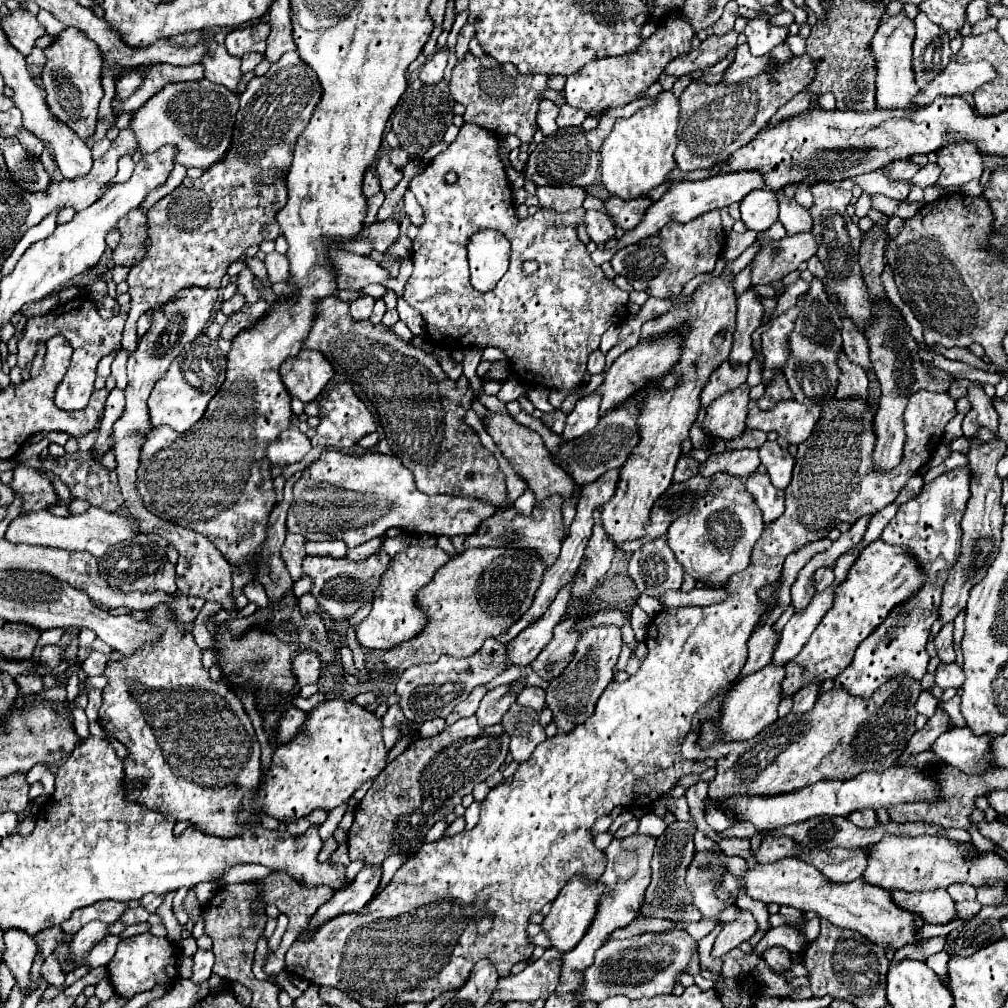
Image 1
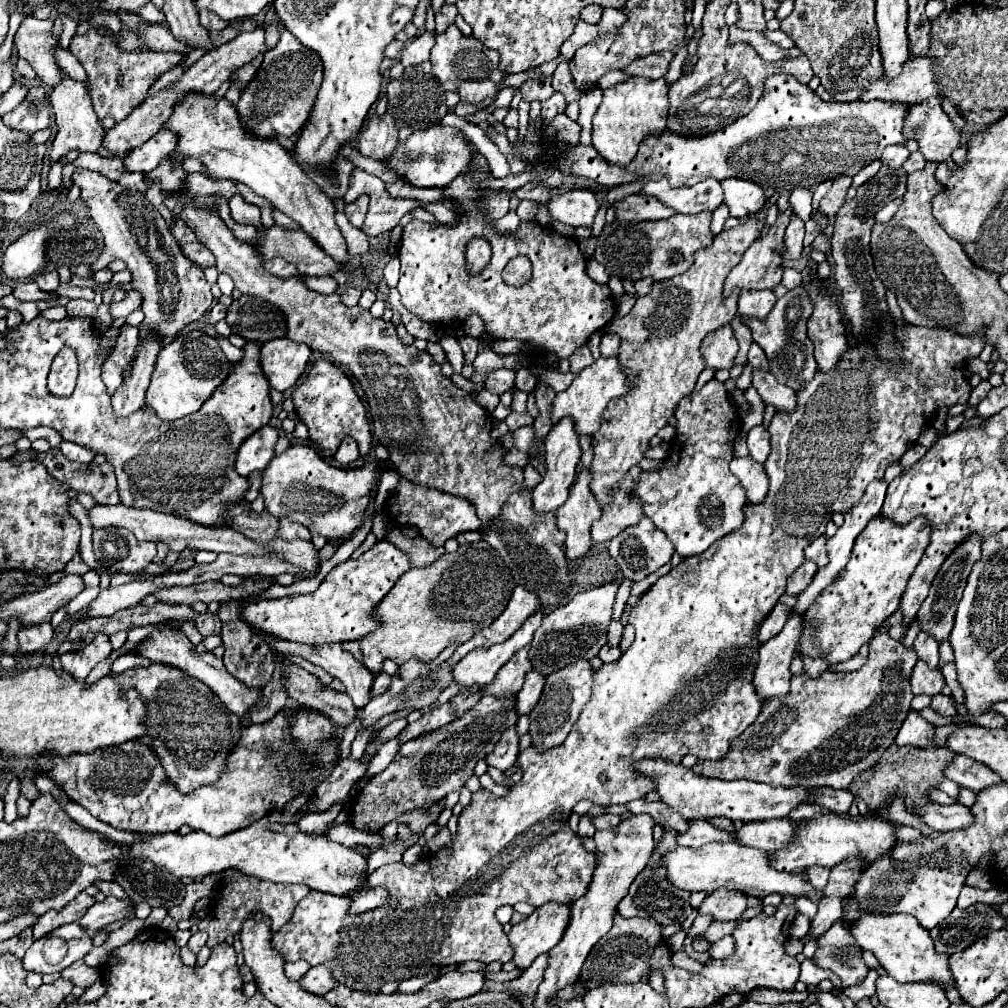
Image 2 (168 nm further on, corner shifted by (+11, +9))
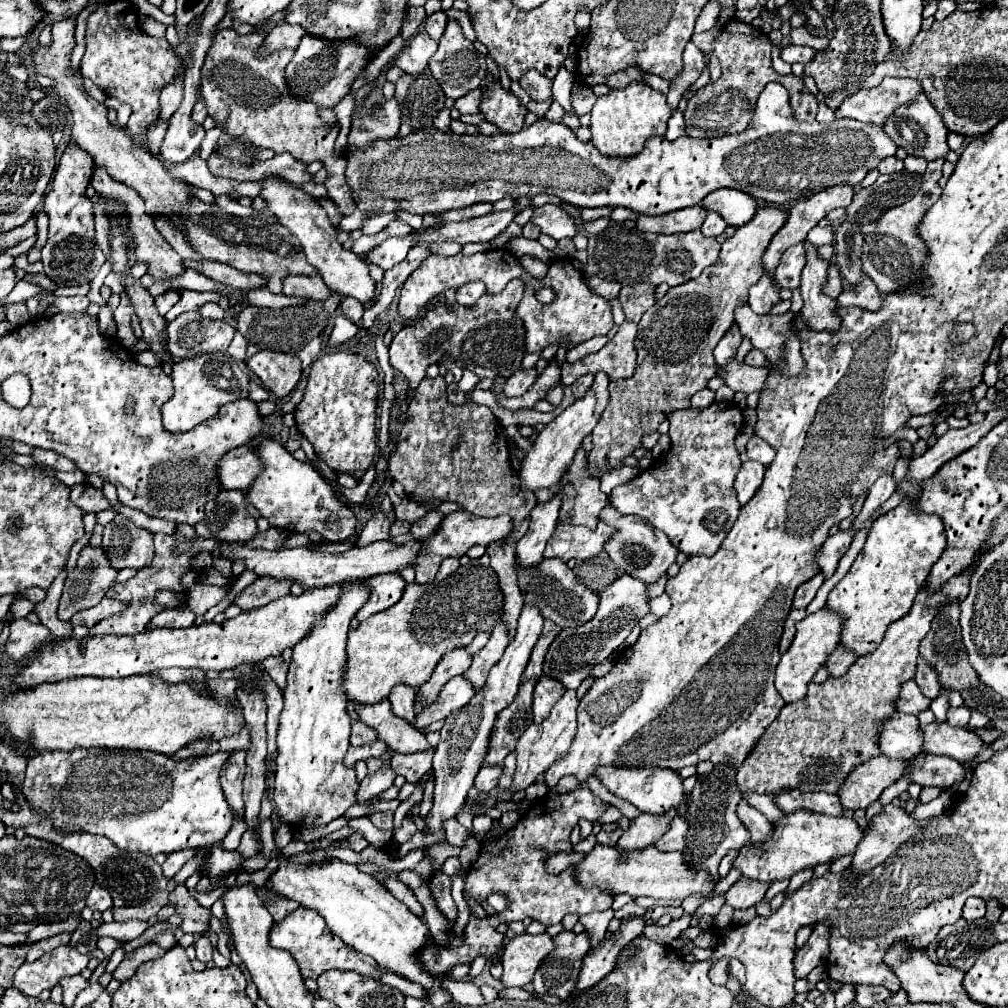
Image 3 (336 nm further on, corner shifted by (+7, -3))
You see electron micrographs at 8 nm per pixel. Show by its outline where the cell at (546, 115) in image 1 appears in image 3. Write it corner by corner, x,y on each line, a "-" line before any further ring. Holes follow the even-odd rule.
527,71
523,77
521,77
521,87
527,91
527,95
533,99
533,101
553,101
553,91
551,91
551,85
553,81
549,81
547,77
543,77
539,71

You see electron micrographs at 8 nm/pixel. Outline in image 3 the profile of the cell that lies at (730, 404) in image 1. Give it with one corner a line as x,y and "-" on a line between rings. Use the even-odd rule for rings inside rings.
713,401
705,409
689,407
683,411
675,411
671,413
669,423
671,423
669,455
657,459
649,469
645,469
633,481
621,487
615,487
609,495
609,501
621,515
639,515
655,529
663,531
673,541
673,545
687,557
693,557
693,555
713,557
719,545
723,543
723,539
727,537
727,533
731,531
733,523
737,521
739,509
741,509
735,497
733,481
741,467
739,453
735,449
735,437
743,427
743,415
741,415
741,409
735,407
733,403

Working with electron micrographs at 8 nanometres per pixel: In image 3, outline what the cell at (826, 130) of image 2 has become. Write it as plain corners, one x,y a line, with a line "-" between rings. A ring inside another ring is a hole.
769,83
759,99
757,99
757,107
755,107
755,117
751,119
751,125
743,131
743,133
735,133
735,135
727,135
727,137
717,137
717,139
711,139
711,141
695,141
691,137
679,137
675,141
667,141
665,137
651,137
643,149
643,153
639,153
639,157
631,157
631,161
611,161
611,157
603,157
595,145
591,143
583,143
579,141
573,131
569,127
565,127
563,123
551,123
547,119
539,119
535,121
531,127
527,129
521,129
517,133
495,133
495,135
457,135
457,133
445,133
445,131
439,131
435,127
431,129
419,129
419,131
413,131
411,135
407,135
405,139
397,137
395,141
383,141
379,145
375,145
375,149
355,149
355,147
349,147
345,151
345,157
347,159
347,183
351,185
353,189
353,197
357,201
357,207
361,211
369,209
373,213
391,213
395,209
407,209
409,213
417,213
417,215
425,215
425,213
437,213
437,211
447,211
447,209
461,209
461,207
469,207
473,203
481,203
481,201
489,201
489,203
495,203
497,199
503,199
503,197
511,197
511,199
519,199
523,195
537,195
537,193
551,193
551,195
557,195
561,201
565,203
571,203
571,205
579,205
579,207
627,207
627,209
633,209
637,213
643,213
643,215
661,215
661,213
671,213
671,211
677,211
677,209
685,209
685,207
693,207
693,205
699,205
711,191
715,189
721,189
721,187
729,187
729,189
739,189
755,199
763,199
763,201
769,201
773,205
785,205
785,203
797,203
801,199
807,199
815,193
819,193
821,189
827,189
827,187
835,187
835,185
857,185
865,179
865,175
875,169
885,157
889,155
895,155
897,151
897,145
895,141
883,131
881,125
875,125
875,123
861,123
861,121
855,121
855,119
835,119
833,123
819,123
819,121
813,121
813,123
807,123
807,121
799,121
795,119
793,115
793,109
791,109
791,103
789,103
789,91
781,85
781,83

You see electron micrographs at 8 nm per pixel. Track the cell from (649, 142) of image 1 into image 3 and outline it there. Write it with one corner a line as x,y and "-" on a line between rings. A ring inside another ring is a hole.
631,83
625,89
611,89
611,93
599,97
591,109
591,143
607,157
635,157
643,151
649,137
667,131
669,117
671,107
667,105
665,95
651,89
647,83

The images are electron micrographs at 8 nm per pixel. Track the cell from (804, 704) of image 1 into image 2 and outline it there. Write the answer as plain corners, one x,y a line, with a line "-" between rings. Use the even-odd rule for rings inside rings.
805,657
803,663
805,663
805,673
809,673
811,677
819,677
821,673
825,673
829,669
829,661
823,661
821,657
819,659

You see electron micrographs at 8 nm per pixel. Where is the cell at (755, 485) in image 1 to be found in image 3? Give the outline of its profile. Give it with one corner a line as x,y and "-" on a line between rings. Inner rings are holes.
747,461
741,465
741,471
737,473
737,479
735,479
735,491
741,505
749,503
753,495
759,491
763,483
763,475
765,475
765,467
761,463

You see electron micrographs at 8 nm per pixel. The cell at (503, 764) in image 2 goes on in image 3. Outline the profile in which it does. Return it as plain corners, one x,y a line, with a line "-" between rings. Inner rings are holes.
489,765
489,767
481,767
477,777
475,777
475,787
479,791
491,791
499,785
499,779
503,775
503,767
501,765

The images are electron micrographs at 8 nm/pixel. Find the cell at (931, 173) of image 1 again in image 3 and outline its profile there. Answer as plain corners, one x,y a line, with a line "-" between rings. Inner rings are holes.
907,157
905,159
905,169
911,171
911,173
919,173
923,175
925,173
925,167
927,167
927,161
923,161
923,157

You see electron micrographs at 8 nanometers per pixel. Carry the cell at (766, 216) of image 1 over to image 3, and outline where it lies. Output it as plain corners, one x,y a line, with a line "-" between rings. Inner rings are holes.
717,189
715,193
709,193
701,205
705,209
717,211
727,225
731,227
739,227
751,221
751,217
755,217
757,213
757,201
753,197
749,197
743,191
737,189

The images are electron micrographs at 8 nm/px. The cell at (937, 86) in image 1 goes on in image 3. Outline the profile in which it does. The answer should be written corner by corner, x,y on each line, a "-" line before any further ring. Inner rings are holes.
885,77
877,87
861,89
855,95
847,97
839,105
837,115
859,119
863,123
883,125
899,105
911,103
921,93
923,85
917,79

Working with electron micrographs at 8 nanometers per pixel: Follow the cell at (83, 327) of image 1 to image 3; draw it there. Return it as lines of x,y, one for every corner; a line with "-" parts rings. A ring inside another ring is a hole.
165,293
165,295
155,297
155,305
161,315
165,315
177,301
179,301
179,293

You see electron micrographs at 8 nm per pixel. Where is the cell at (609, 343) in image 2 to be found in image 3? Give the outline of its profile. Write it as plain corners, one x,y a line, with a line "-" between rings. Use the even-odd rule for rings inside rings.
625,321
617,335
597,353
569,365
563,363
561,369
561,383
571,385
577,377
579,377
579,369
581,373
597,373
597,371
605,371
611,379
627,379
633,375
635,371
635,341
637,335
637,325

